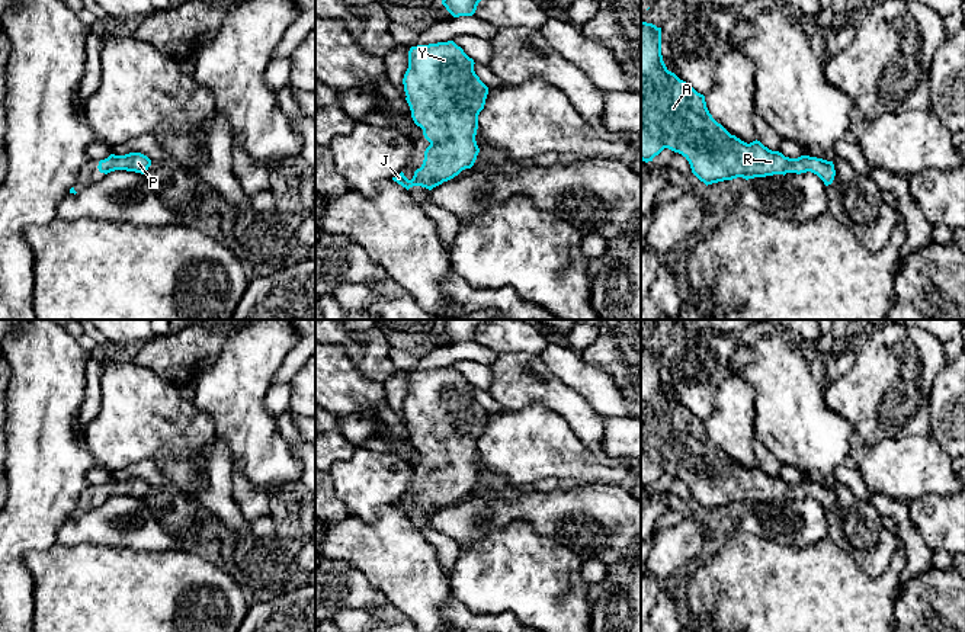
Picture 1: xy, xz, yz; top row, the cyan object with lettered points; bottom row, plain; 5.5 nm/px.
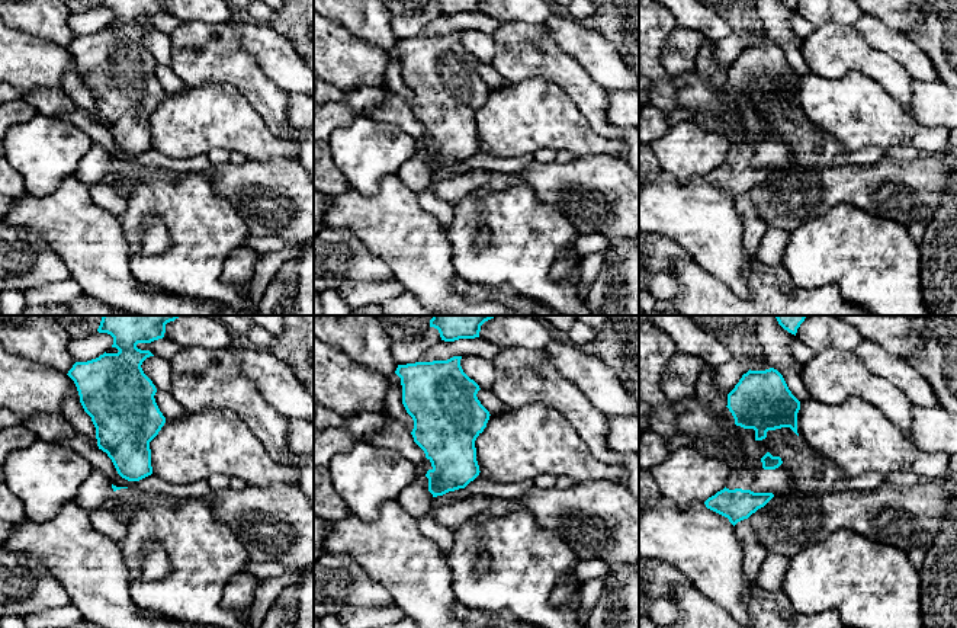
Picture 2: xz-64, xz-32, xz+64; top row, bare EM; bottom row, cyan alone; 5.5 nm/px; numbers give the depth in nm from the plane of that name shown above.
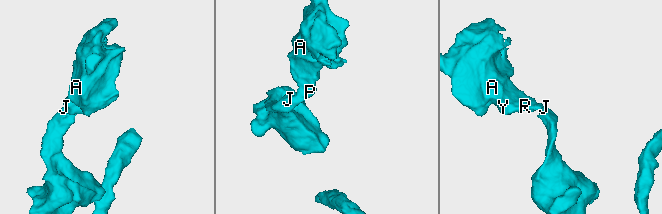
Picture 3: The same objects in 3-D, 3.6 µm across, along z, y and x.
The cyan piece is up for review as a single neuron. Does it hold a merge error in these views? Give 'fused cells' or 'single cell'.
single cell

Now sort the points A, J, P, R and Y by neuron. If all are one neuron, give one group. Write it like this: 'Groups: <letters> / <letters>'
Groups: A J P R Y

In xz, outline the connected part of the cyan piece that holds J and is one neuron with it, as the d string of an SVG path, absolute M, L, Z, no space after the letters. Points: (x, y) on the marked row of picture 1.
M453 41L411 46L408 51L408 68L403 84L411 118L423 129L430 145L424 151L420 169L408 180L401 171L394 182L405 187L421 186L429 190L471 169L480 148L475 141L478 115L484 109L488 87L474 71L474 60L469 58Z

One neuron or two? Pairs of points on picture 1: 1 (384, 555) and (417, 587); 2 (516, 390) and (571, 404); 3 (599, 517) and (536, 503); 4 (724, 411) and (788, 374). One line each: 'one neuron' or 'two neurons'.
1: one neuron
2: one neuron
3: one neuron
4: two neurons

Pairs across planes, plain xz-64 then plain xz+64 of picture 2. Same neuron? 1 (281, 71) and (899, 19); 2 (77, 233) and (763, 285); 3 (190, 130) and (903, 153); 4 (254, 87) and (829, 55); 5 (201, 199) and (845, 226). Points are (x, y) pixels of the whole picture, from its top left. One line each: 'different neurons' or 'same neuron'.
1: different neurons
2: different neurons
3: different neurons
4: same neuron
5: same neuron

